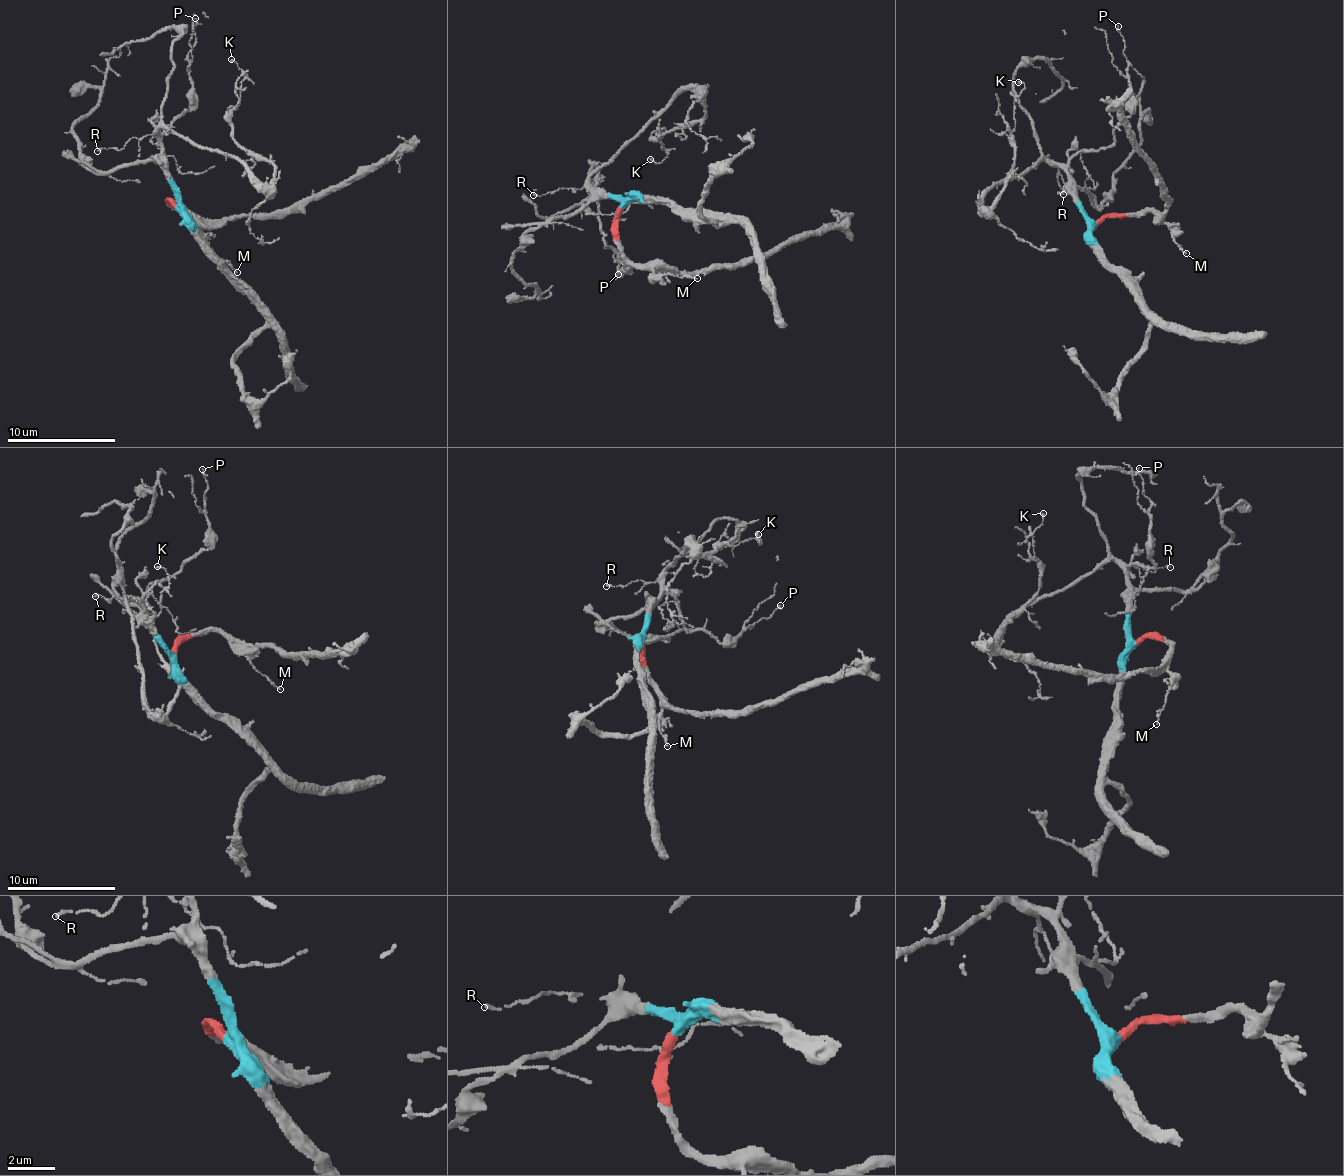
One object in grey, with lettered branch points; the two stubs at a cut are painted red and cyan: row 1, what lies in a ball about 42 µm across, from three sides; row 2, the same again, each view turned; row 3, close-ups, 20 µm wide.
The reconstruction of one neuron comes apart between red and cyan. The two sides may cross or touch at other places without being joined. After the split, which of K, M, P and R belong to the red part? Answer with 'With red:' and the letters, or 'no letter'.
With red: M

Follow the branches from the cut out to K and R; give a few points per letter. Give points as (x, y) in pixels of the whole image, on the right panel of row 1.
K: (1094, 224), (1073, 179), (1041, 159), (985, 194), (981, 208), (1014, 162), (1019, 81)
R: (1094, 224), (1079, 207), (1071, 176), (1058, 166), (1056, 173), (1063, 195)

